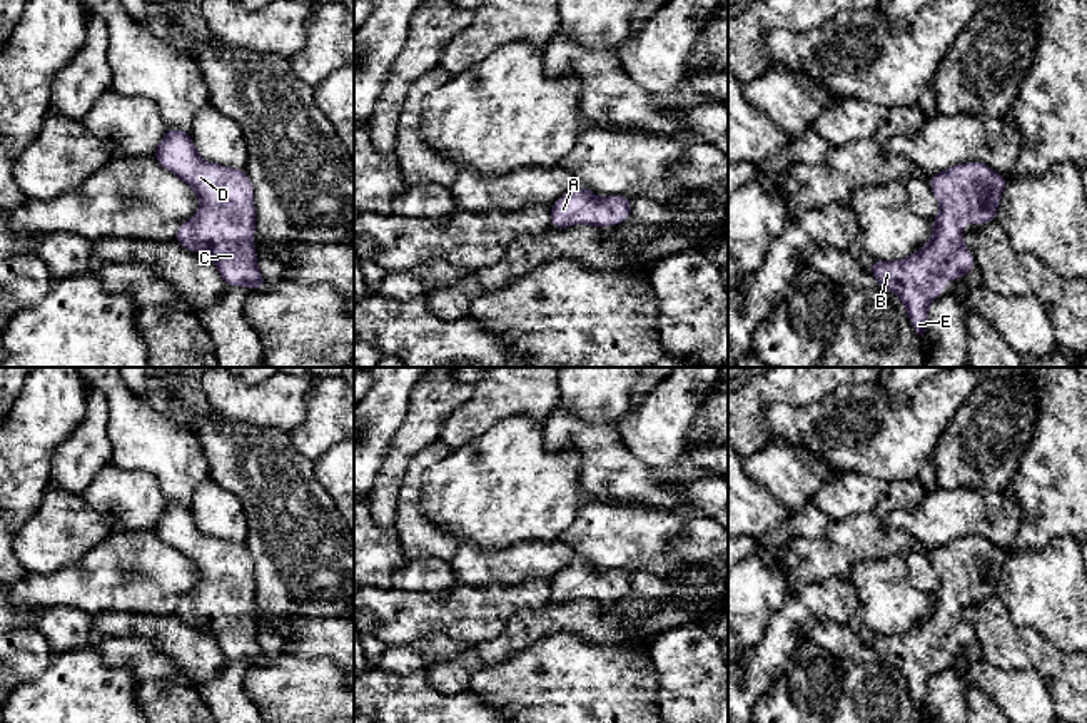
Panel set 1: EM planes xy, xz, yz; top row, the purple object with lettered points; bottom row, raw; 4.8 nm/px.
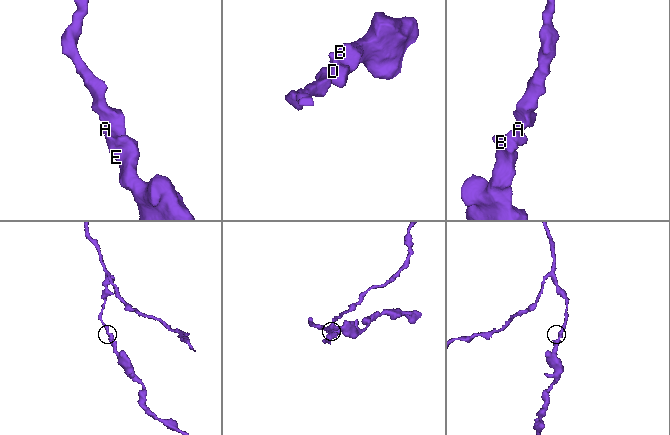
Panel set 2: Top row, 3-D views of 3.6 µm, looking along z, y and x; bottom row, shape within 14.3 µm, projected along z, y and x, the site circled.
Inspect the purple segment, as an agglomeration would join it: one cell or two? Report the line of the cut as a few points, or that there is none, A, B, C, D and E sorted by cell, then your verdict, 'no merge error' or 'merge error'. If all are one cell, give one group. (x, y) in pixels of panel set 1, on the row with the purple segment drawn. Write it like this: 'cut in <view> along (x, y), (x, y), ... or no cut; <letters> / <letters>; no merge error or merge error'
no cut; A B C D E; no merge error

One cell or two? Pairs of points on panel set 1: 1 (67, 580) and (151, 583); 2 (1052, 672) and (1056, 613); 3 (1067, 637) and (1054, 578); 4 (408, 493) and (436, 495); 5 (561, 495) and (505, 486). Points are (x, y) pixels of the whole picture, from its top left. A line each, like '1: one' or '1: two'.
1: one
2: two
3: one
4: two
5: one

